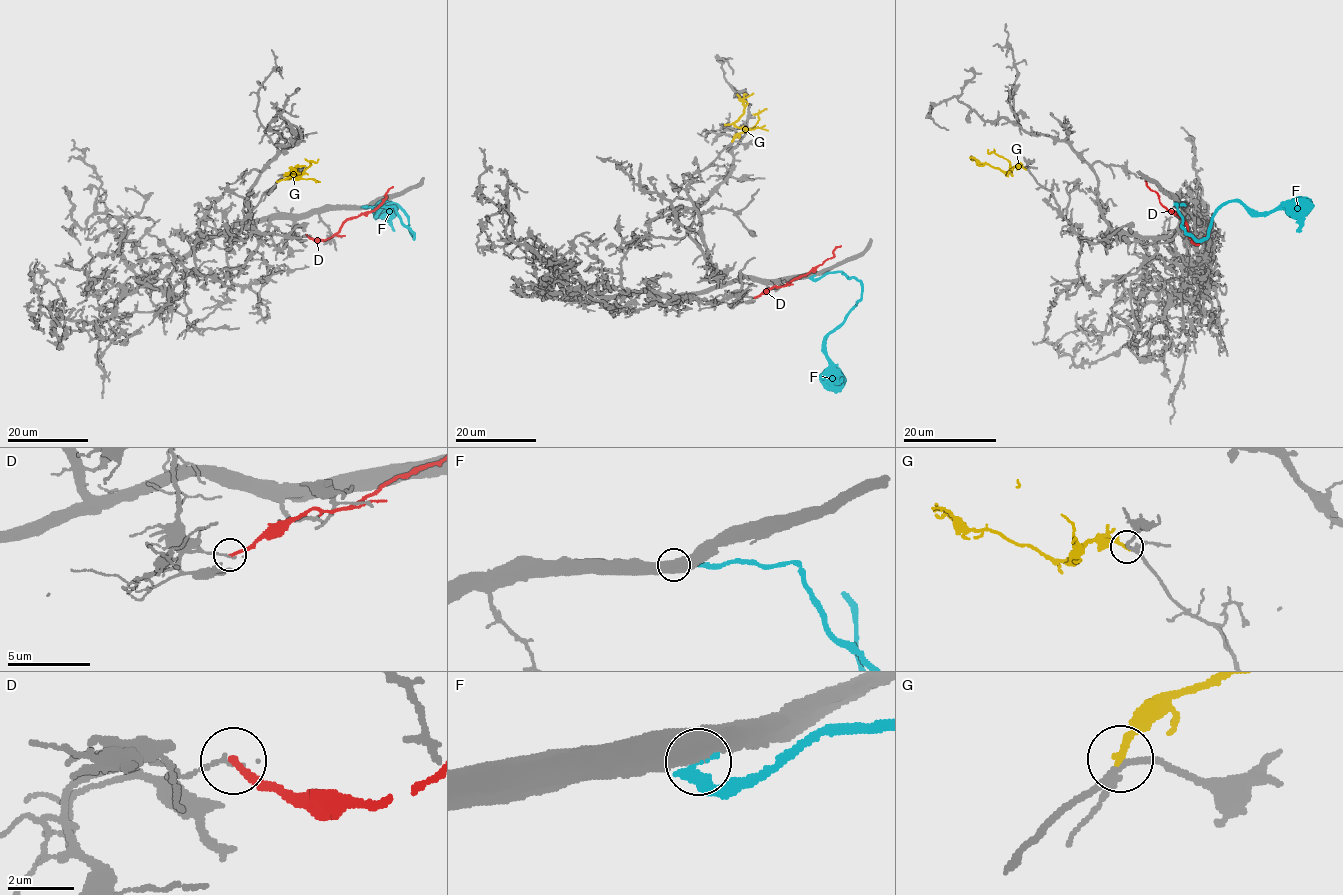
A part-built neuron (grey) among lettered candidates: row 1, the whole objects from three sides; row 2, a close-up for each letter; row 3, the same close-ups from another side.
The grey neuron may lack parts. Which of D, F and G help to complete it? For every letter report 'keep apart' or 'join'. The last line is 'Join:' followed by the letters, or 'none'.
D: keep apart
F: join
G: join
Join: F, G

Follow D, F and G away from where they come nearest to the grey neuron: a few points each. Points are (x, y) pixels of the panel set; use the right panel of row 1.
D: (1204, 237), (1199, 241), (1191, 240), (1187, 225), (1160, 202), (1158, 195), (1144, 181)
F: (1180, 204), (1175, 204), (1182, 226), (1198, 240), (1232, 201), (1254, 211), (1287, 209), (1298, 219), (1297, 231)
G: (1025, 168), (1016, 166), (1004, 172), (970, 157)

